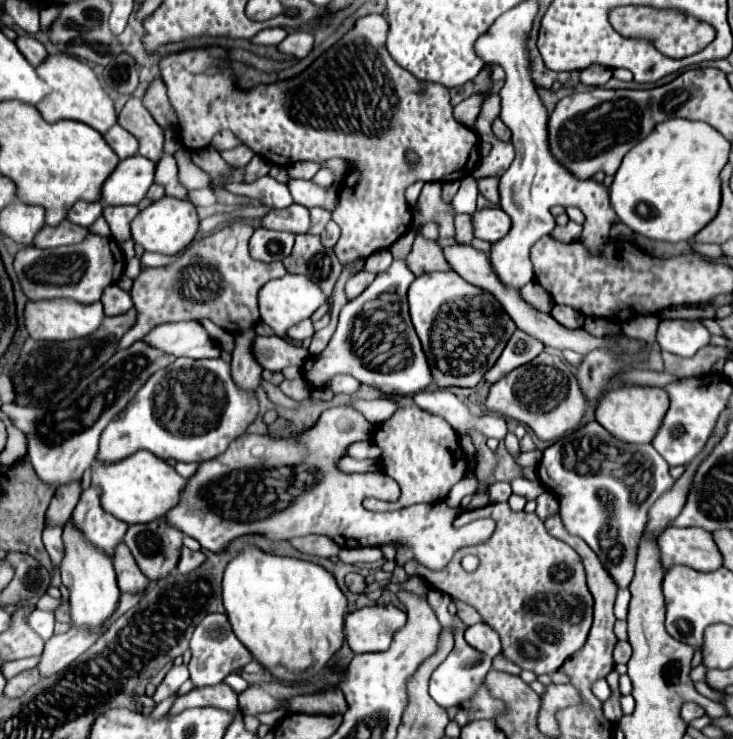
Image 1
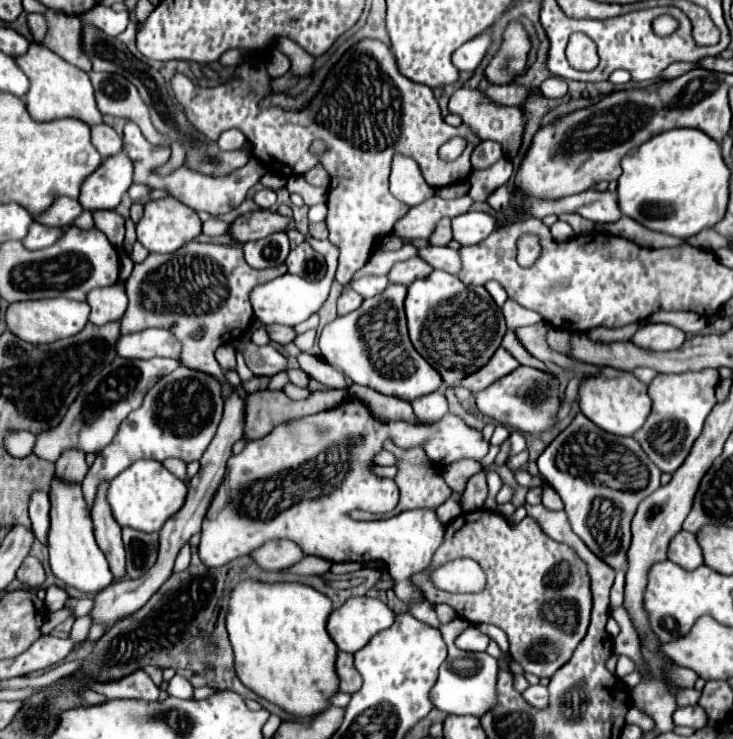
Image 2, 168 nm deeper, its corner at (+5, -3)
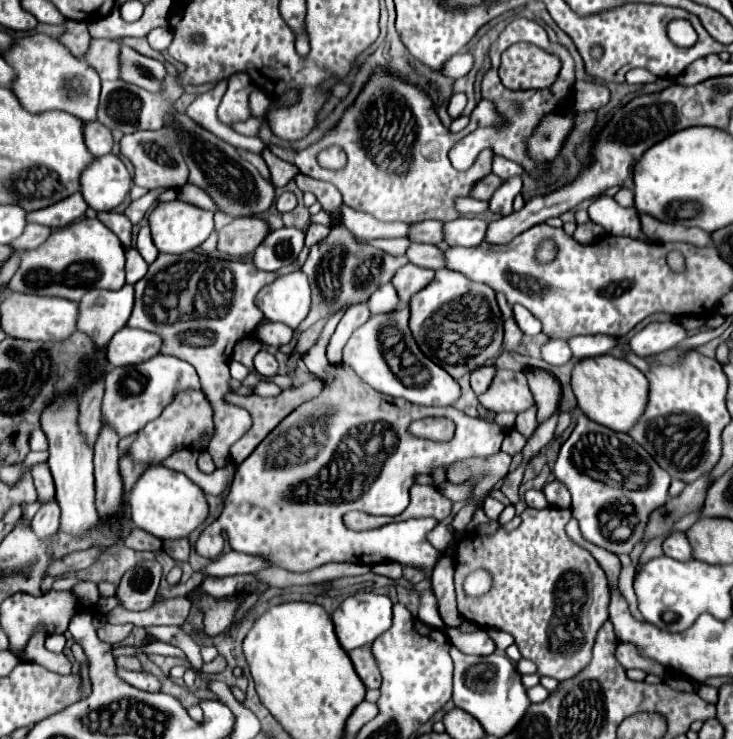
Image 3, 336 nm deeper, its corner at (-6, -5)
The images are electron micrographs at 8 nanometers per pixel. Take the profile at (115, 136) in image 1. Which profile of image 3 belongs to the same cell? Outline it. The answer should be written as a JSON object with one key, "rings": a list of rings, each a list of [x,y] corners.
{"rings":[[[86,121],[84,123],[84,143],[94,157],[108,155],[114,145],[110,129],[104,127],[100,121]]]}

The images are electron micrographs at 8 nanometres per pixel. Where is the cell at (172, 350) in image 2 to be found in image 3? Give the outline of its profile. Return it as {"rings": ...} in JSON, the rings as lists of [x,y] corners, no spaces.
{"rings":[[[122,327],[106,345],[108,363],[114,367],[142,363],[158,355],[160,345],[162,341],[158,335],[150,335],[148,331],[142,331],[142,329]]]}

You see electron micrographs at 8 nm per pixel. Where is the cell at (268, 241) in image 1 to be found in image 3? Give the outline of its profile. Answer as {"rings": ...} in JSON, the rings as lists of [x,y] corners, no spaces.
{"rings":[[[276,229],[266,235],[266,239],[254,251],[252,263],[260,271],[278,271],[290,265],[304,247],[304,231],[300,229]]]}

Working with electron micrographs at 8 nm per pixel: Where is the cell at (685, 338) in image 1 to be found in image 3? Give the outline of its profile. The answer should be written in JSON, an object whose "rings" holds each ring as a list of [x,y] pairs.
{"rings":[[[674,321],[650,323],[630,339],[630,347],[636,355],[648,357],[648,355],[658,355],[660,351],[672,349],[682,339],[686,339],[686,331],[680,323],[674,323]]]}

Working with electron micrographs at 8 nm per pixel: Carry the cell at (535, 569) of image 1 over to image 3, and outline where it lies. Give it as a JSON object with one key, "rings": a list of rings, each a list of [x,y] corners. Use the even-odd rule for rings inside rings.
{"rings":[[[546,507],[546,509],[526,509],[522,515],[522,523],[506,533],[502,529],[492,537],[466,535],[458,541],[456,547],[456,597],[458,611],[464,619],[480,625],[480,627],[496,627],[510,633],[516,639],[516,645],[524,659],[530,659],[538,667],[540,677],[552,677],[556,681],[566,681],[578,675],[592,661],[592,645],[598,629],[608,619],[608,579],[600,569],[598,561],[580,545],[576,545],[564,531],[566,523],[572,519],[570,509]],[[486,569],[492,575],[492,591],[480,597],[464,595],[462,583],[470,571]]]}

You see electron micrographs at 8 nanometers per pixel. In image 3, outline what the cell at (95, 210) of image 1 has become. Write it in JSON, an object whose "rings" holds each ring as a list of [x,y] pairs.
{"rings":[[[74,193],[68,199],[54,203],[52,207],[44,207],[44,211],[32,211],[28,213],[28,223],[40,223],[50,229],[66,227],[80,217],[84,217],[84,211],[88,209],[82,193]]]}

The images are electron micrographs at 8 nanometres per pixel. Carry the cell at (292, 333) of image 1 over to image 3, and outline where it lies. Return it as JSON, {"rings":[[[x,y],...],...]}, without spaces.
{"rings":[[[260,323],[258,327],[256,327],[256,339],[260,341],[260,343],[264,343],[264,345],[272,345],[272,347],[282,347],[282,345],[286,345],[290,339],[292,339],[292,335],[294,335],[294,331],[288,327],[288,325],[282,325],[282,323]]]}

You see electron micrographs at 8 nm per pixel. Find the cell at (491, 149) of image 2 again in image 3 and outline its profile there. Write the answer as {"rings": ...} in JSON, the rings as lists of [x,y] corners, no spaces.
{"rings":[[[496,155],[496,157],[494,157],[494,163],[492,163],[492,173],[496,173],[500,179],[510,179],[510,177],[522,175],[524,169],[522,169],[518,163]]]}

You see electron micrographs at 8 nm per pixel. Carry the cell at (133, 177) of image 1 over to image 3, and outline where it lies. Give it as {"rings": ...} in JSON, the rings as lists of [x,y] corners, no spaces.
{"rings":[[[96,157],[80,177],[80,193],[86,195],[88,207],[94,211],[112,211],[122,203],[132,187],[132,177],[120,157]]]}

